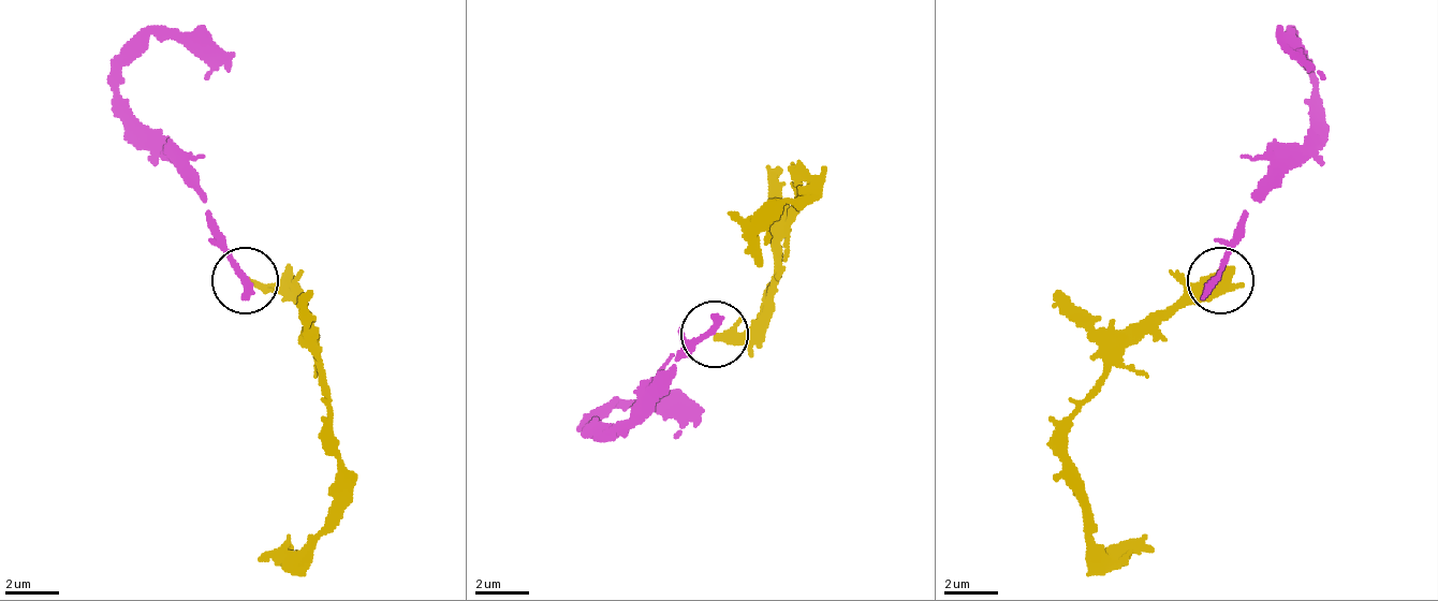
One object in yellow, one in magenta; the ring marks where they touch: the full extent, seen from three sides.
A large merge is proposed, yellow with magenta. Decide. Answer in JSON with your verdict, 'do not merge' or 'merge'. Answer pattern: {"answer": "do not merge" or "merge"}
{"answer": "do not merge"}

